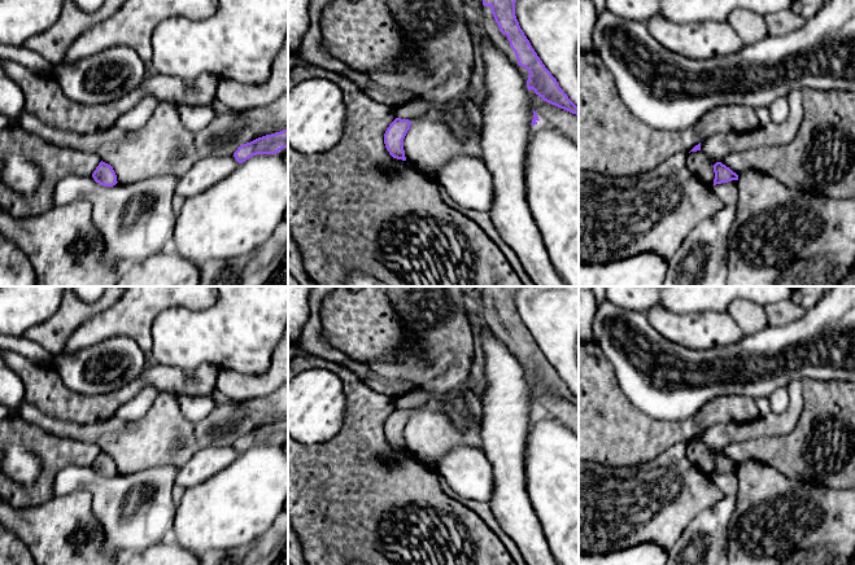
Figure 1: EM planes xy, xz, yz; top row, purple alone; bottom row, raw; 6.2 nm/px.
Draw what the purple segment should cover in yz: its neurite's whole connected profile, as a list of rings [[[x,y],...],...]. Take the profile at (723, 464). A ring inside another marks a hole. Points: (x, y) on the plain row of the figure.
[[[716,452],[714,455],[714,463],[715,463],[714,476],[728,473],[732,470],[738,470],[738,465],[721,452]]]

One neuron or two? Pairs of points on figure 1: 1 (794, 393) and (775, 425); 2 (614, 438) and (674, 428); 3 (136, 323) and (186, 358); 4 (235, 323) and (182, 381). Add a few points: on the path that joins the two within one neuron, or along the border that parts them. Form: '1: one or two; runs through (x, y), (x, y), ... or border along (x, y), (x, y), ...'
1: one; runs through (794, 402), (794, 408), (784, 419)
2: one; runs through (628, 437), (659, 436)
3: two; border along (169, 307), (153, 322), (149, 358)
4: two; border along (162, 363), (195, 369), (209, 362), (219, 368)

